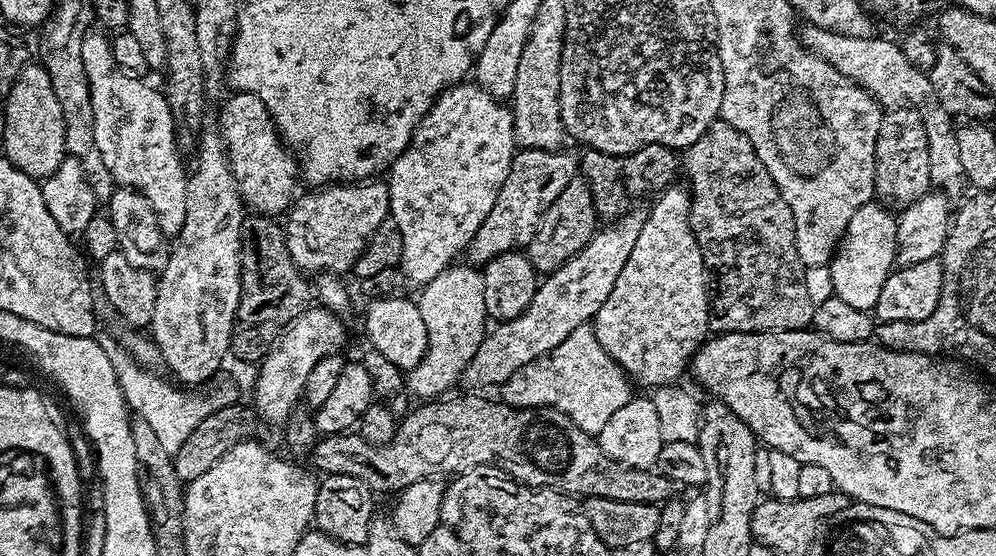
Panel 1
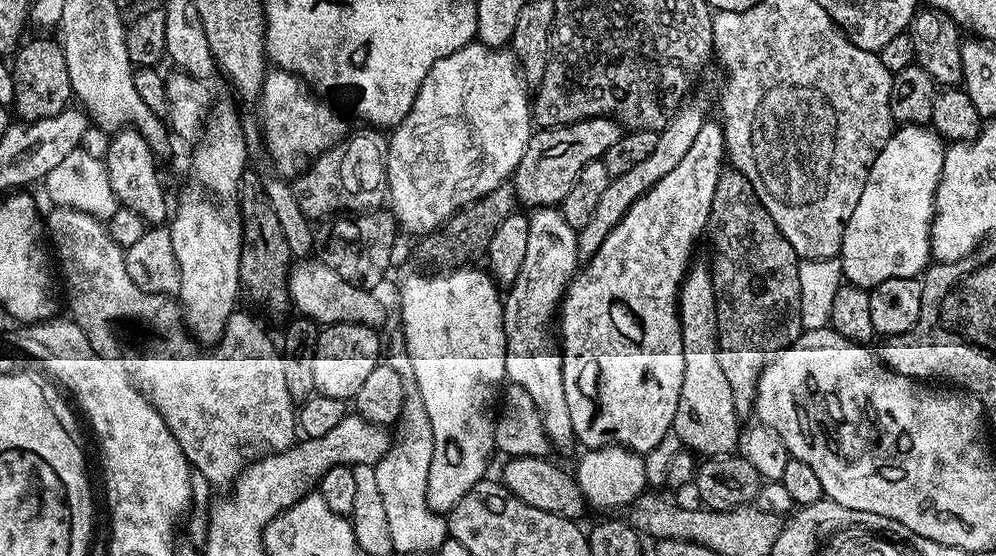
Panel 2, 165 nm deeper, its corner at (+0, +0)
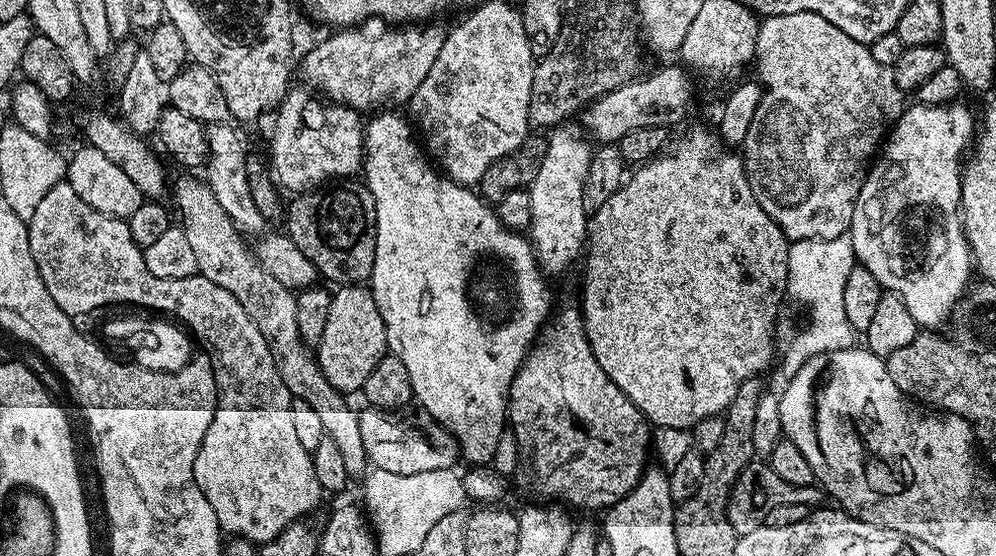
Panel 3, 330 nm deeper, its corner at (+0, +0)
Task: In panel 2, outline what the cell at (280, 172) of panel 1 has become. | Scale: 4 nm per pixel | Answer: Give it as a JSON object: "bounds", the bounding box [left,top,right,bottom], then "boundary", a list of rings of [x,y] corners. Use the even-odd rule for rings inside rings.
{"bounds":[258,67,350,178],"boundary":[[[278,67],[265,72],[258,101],[258,107],[260,107],[258,123],[262,129],[262,148],[263,151],[268,151],[268,156],[276,167],[273,168],[275,175],[283,178],[299,176],[320,153],[328,151],[335,144],[342,143],[350,135],[347,118],[334,105],[327,104],[324,100],[327,99],[317,95],[294,72],[287,72]]]}

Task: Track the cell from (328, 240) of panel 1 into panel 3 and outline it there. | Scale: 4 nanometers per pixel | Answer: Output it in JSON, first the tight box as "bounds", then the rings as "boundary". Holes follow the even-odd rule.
{"bounds":[270,87,365,194],"boundary":[[[289,87],[288,97],[281,102],[274,116],[276,121],[272,124],[270,168],[274,173],[277,185],[285,193],[299,194],[311,192],[329,182],[339,181],[341,178],[355,177],[364,166],[365,125],[362,123],[361,113],[357,112],[355,108],[345,107],[344,104],[333,104],[320,98],[312,100],[313,93],[307,87],[296,87]]]}

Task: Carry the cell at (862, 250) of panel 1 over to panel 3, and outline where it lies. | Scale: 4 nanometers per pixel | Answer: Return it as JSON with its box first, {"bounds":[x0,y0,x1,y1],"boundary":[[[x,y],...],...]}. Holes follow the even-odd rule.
{"bounds":[850,102,974,330],"boundary":[[[919,102],[913,103],[913,105],[913,108],[912,105],[905,107],[900,119],[892,125],[892,131],[888,133],[886,143],[883,145],[878,159],[868,169],[868,176],[864,179],[864,185],[858,194],[858,202],[854,206],[854,218],[852,219],[850,235],[857,261],[863,264],[866,270],[870,270],[870,274],[874,274],[874,278],[878,278],[881,289],[892,292],[895,296],[900,296],[902,302],[906,302],[906,310],[910,310],[910,318],[914,318],[914,322],[921,329],[936,330],[939,329],[938,326],[943,320],[945,323],[951,317],[952,309],[955,308],[961,296],[969,287],[970,279],[968,280],[968,275],[973,275],[974,272],[972,254],[968,251],[968,240],[964,236],[964,223],[960,220],[962,161],[974,140],[974,124],[972,128],[972,112],[964,105],[964,102],[953,102],[947,106],[943,104],[930,106]]]}

